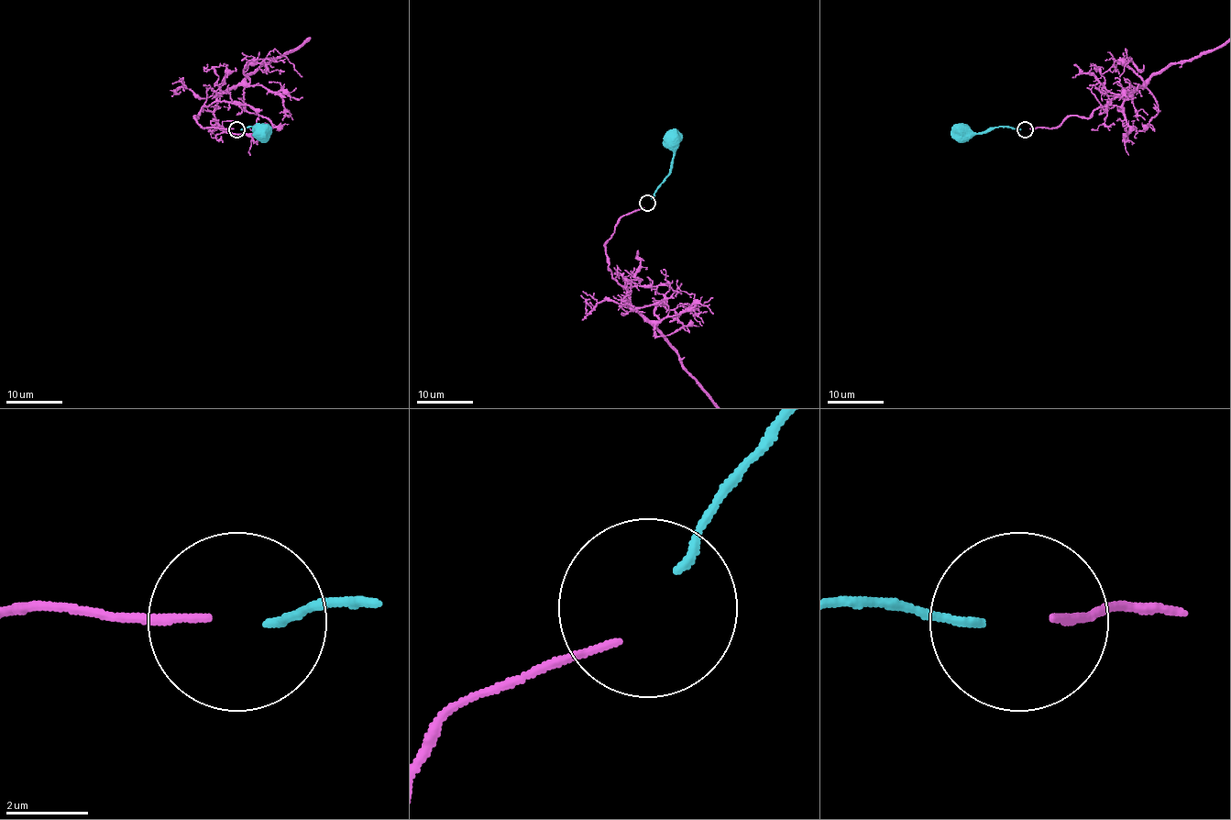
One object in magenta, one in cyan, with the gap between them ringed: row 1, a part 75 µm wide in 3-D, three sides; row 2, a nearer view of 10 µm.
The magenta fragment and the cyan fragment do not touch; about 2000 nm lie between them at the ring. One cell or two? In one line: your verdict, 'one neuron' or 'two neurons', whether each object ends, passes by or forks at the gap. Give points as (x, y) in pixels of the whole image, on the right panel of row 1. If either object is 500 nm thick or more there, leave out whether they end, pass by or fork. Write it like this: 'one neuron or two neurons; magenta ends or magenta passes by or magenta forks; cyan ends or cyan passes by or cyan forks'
two neurons; magenta ends; cyan ends

